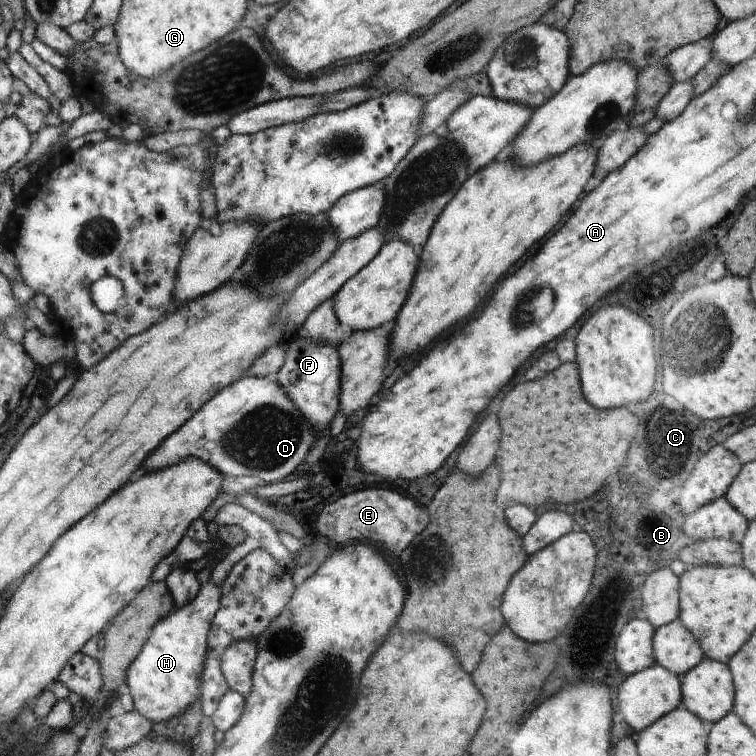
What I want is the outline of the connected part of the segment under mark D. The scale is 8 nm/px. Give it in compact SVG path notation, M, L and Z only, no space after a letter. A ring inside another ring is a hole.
M244 375L216 394L146 458L142 472L173 466L191 455L218 466L226 477L247 475L264 482L280 483L303 468L317 432L285 389L270 379Z

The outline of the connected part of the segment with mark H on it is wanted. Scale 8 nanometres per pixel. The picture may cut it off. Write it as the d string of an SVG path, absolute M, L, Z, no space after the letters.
M212 580L204 584L192 602L176 608L173 613L155 624L149 638L141 647L141 652L127 669L124 690L132 695L135 710L150 718L152 722L166 721L177 716L201 695L201 677L207 654L207 635L213 623L213 617L220 609L221 597L221 586L217 586Z

